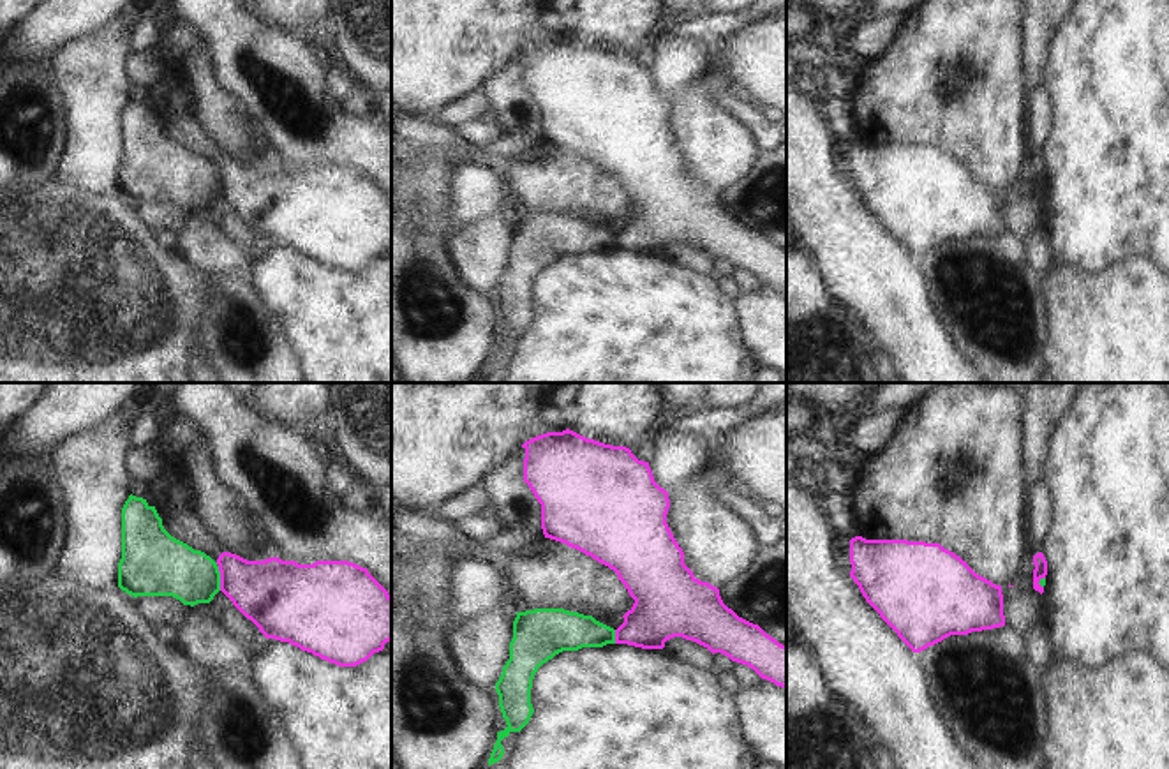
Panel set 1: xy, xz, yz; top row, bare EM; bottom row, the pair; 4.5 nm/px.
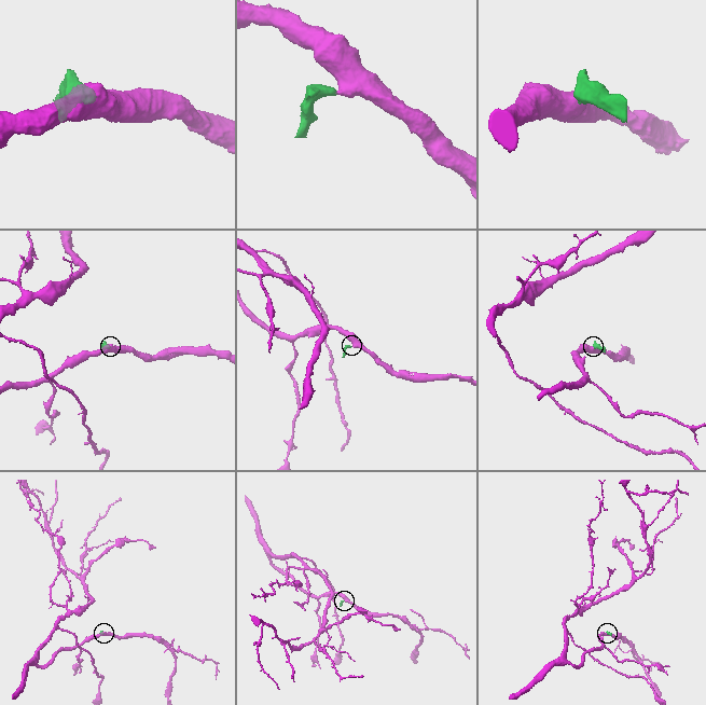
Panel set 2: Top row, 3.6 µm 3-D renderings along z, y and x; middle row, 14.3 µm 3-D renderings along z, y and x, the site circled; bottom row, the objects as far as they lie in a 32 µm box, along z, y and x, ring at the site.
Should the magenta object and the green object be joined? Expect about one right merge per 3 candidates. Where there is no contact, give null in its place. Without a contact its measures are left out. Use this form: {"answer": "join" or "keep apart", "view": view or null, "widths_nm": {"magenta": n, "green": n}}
{"answer": "keep apart", "view": "xy", "widths_nm": {"magenta": 320, "green": 260}}

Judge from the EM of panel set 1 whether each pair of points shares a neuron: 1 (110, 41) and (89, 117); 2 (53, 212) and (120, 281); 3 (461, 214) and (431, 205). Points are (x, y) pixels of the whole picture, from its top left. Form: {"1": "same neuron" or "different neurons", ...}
{"1": "same neuron", "2": "same neuron", "3": "different neurons"}

